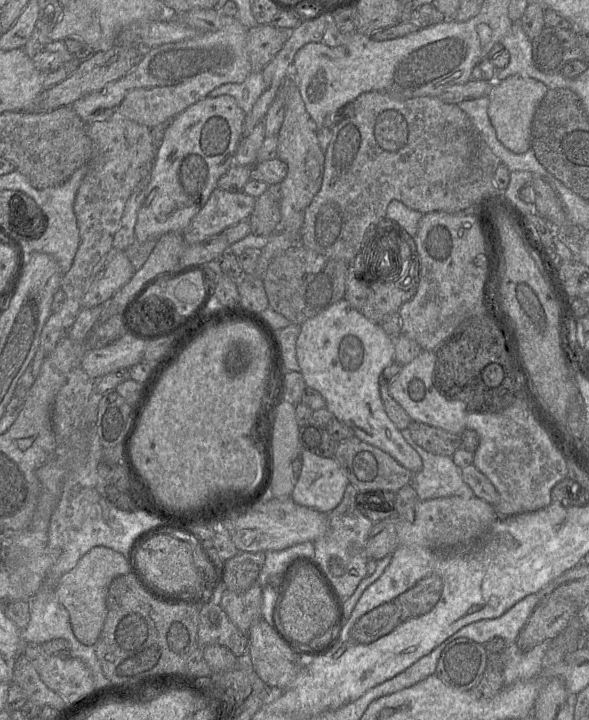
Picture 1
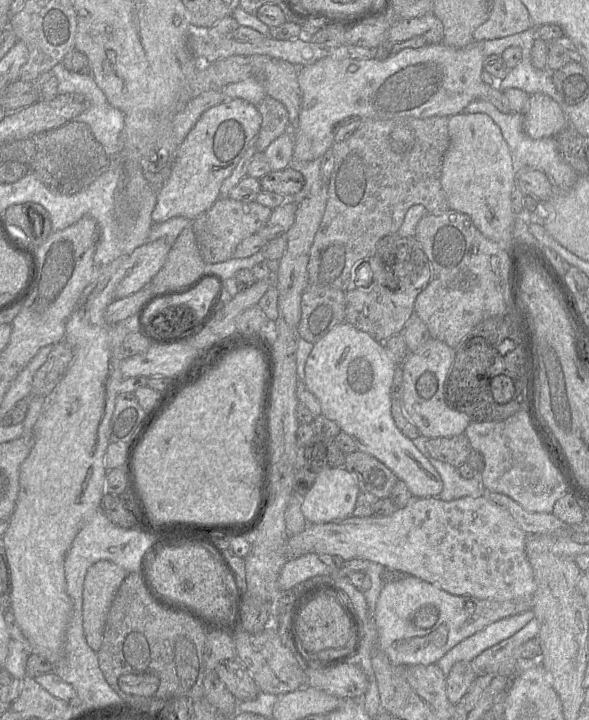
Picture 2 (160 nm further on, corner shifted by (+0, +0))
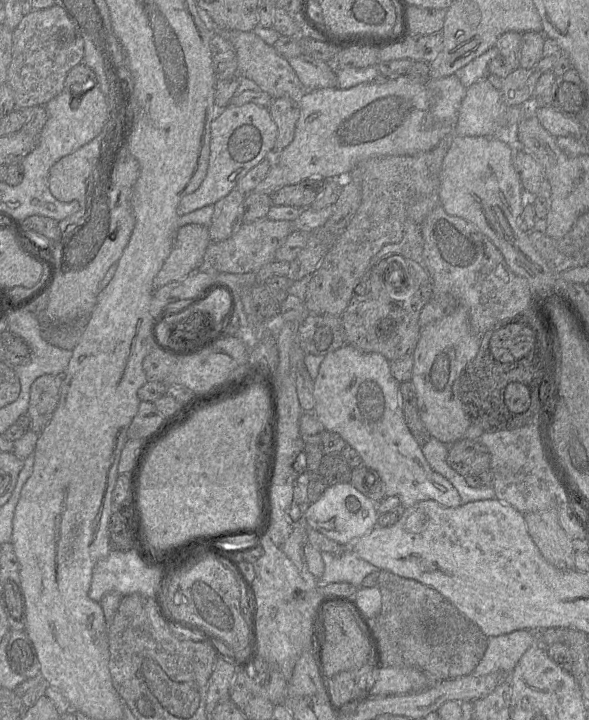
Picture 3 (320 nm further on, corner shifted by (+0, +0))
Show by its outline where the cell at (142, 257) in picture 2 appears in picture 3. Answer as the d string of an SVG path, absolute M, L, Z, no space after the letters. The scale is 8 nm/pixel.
M198 224L181 226L170 255L154 278L154 290L205 268L204 255L210 242L208 227Z

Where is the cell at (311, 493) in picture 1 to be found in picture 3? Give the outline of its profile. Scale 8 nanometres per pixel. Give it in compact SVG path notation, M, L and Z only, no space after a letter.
M348 482L328 485L321 497L309 505L305 516L310 529L320 532L342 546L350 546L377 525L378 512L377 504Z

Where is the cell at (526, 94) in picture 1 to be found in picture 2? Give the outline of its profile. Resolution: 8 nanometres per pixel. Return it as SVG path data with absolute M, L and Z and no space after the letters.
M545 94L530 95L528 110L522 116L524 131L532 139L555 136L567 125L558 103Z

